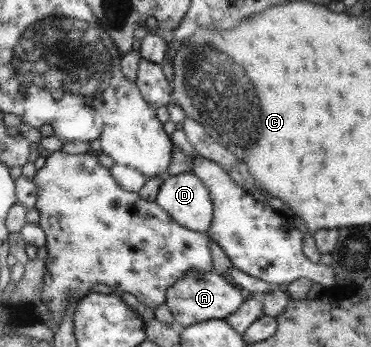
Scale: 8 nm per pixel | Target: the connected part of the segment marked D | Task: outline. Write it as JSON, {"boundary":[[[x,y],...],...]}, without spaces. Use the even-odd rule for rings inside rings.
{"boundary":[[[194,173],[165,176],[153,200],[177,225],[205,233],[213,219],[208,188]]]}

